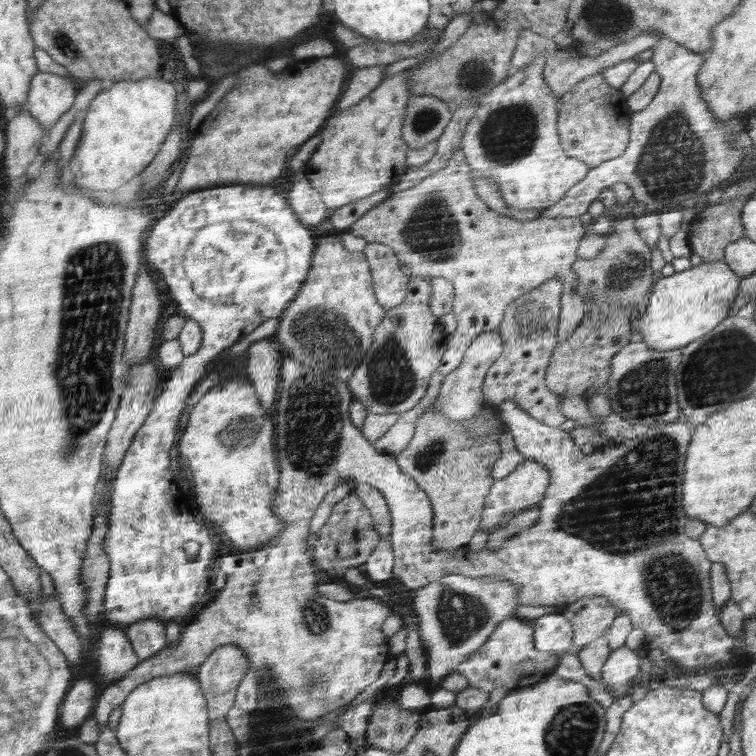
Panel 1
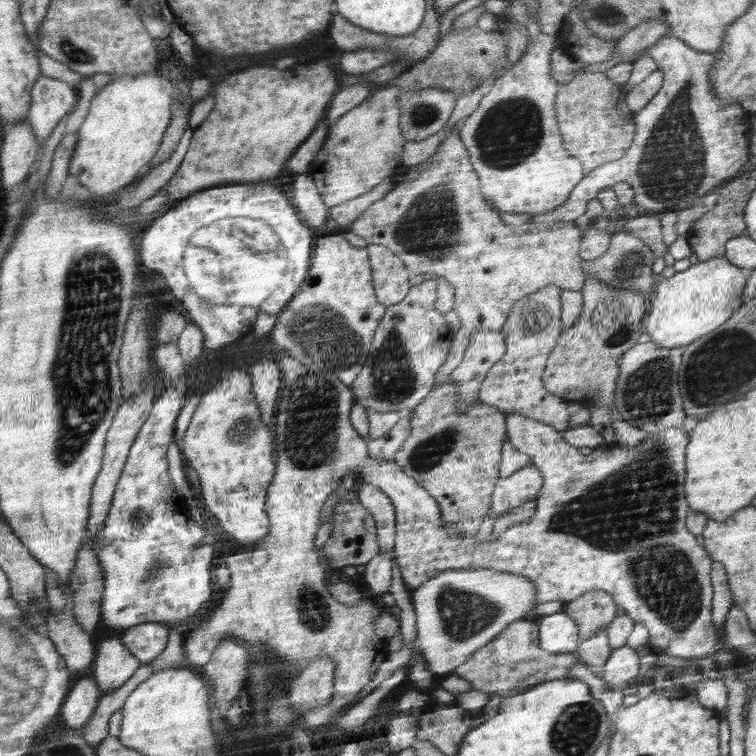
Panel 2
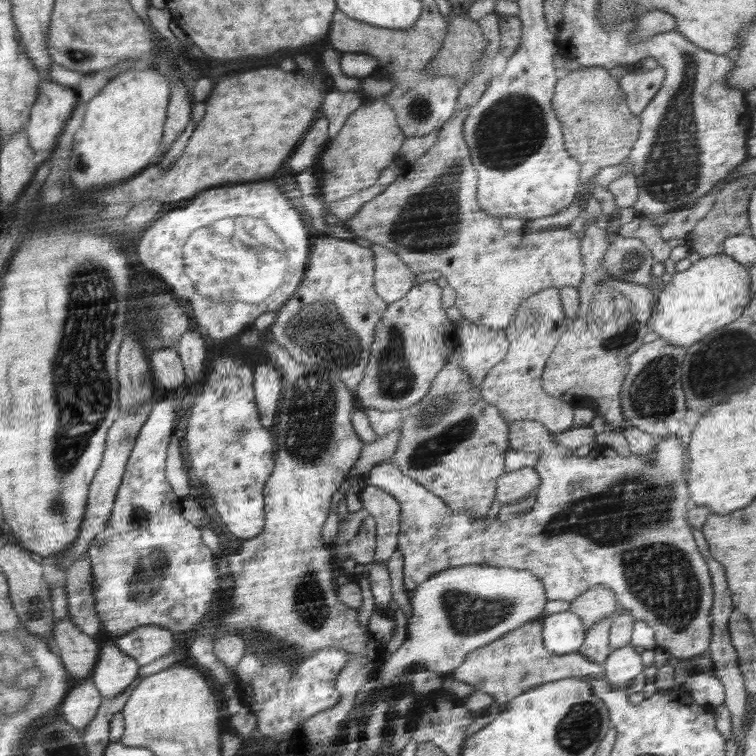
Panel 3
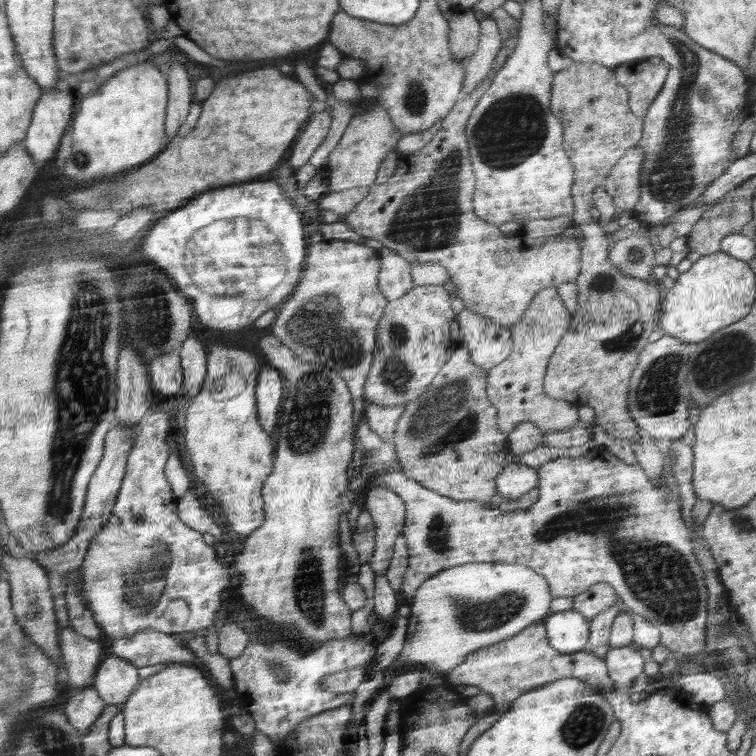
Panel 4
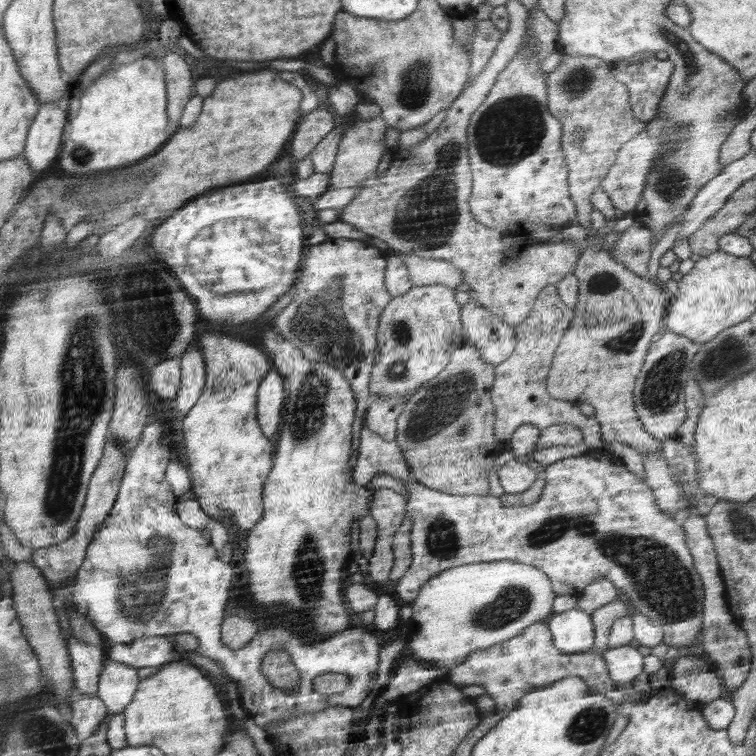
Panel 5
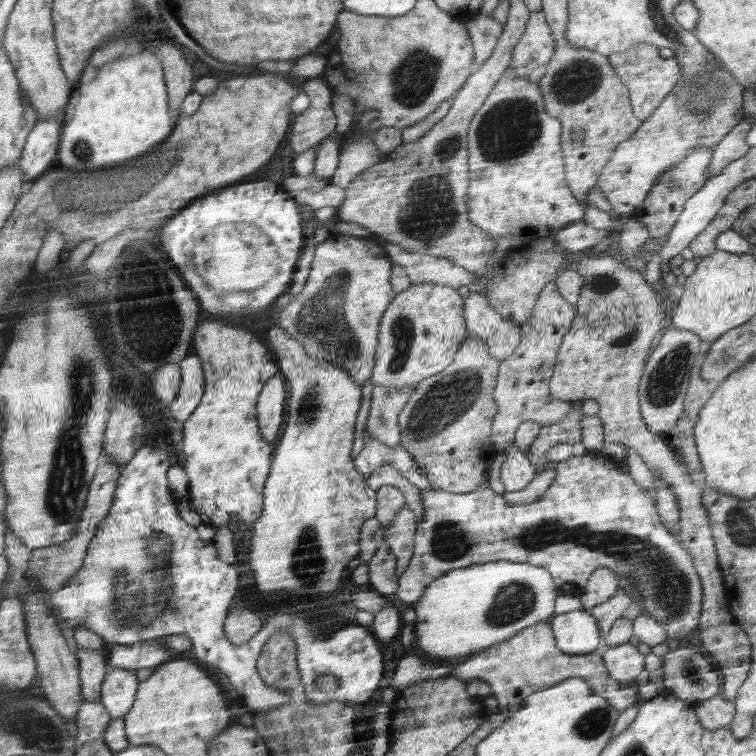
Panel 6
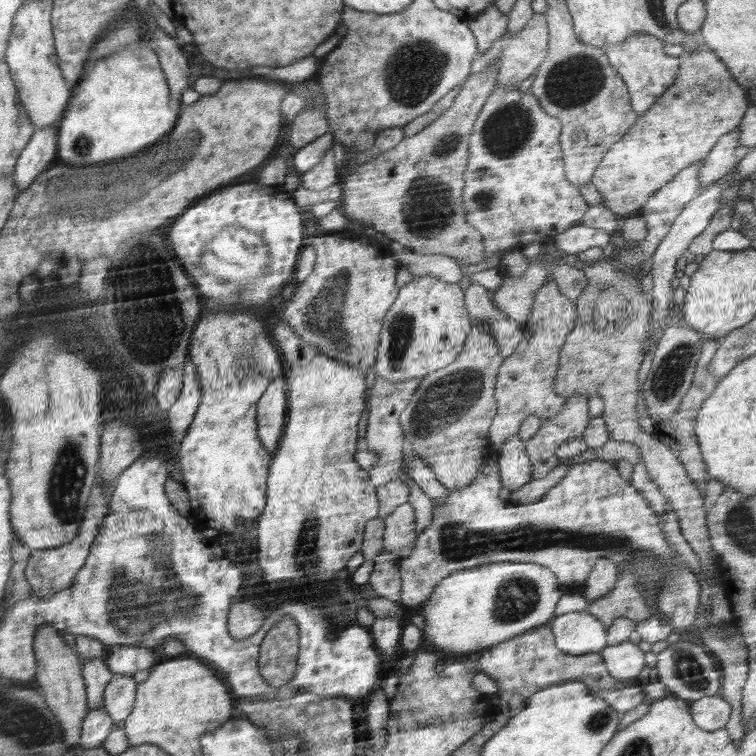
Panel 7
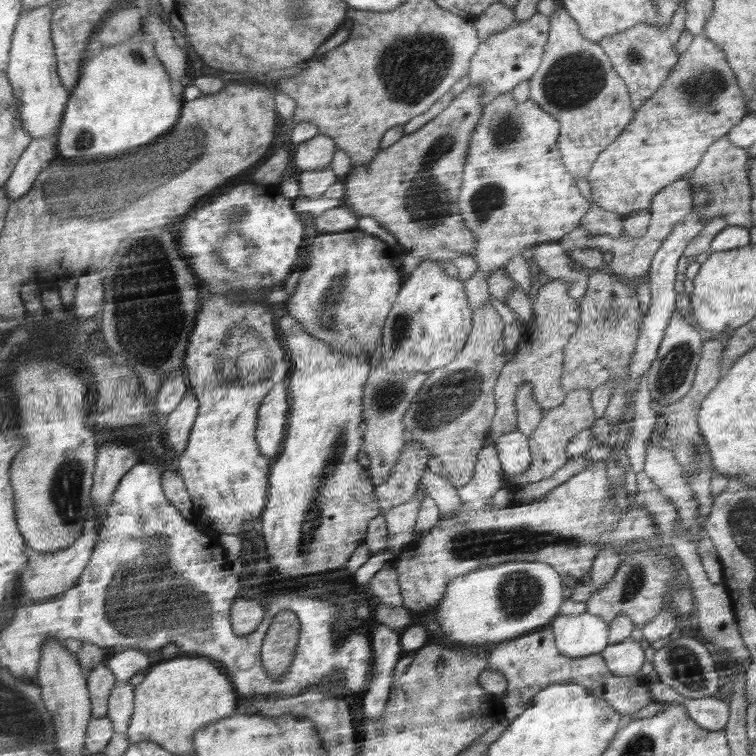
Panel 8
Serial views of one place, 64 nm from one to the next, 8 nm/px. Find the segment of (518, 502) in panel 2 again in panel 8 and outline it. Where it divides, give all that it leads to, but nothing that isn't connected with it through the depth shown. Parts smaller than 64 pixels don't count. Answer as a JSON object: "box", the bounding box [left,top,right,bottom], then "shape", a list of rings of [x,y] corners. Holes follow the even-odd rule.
{"box":[496,430,531,478],"shape":[[[516,430],[496,439],[496,451],[499,463],[502,465],[501,474],[507,478],[521,476],[531,465],[530,439]]]}

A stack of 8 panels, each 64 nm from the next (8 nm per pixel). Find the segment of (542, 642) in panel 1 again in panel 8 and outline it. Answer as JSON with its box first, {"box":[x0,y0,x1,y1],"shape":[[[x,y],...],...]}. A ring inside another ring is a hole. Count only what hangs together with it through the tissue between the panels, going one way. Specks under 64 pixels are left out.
{"box":[551,612,610,658],"shape":[[[588,612],[558,614],[551,623],[555,642],[563,655],[578,658],[602,654],[610,644],[610,624]]]}

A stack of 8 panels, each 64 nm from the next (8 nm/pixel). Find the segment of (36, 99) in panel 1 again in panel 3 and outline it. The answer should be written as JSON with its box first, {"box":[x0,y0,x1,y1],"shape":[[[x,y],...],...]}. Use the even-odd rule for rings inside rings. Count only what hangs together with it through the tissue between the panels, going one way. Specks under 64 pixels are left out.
{"box":[25,80,78,158],"shape":[[[52,80],[41,82],[39,100],[25,131],[31,136],[32,146],[42,158],[52,156],[57,148],[56,138],[62,134],[77,106],[78,94],[75,90]]]}

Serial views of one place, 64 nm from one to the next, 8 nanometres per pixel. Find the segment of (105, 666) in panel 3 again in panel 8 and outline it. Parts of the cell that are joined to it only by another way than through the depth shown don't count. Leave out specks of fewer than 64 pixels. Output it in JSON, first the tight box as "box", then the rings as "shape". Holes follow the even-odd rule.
{"box":[106,682,135,733],"shape":[[[117,682],[111,688],[112,692],[110,692],[110,698],[108,698],[108,710],[106,715],[112,721],[113,731],[115,733],[125,733],[130,724],[133,713],[134,689],[135,687],[129,682]]]}

